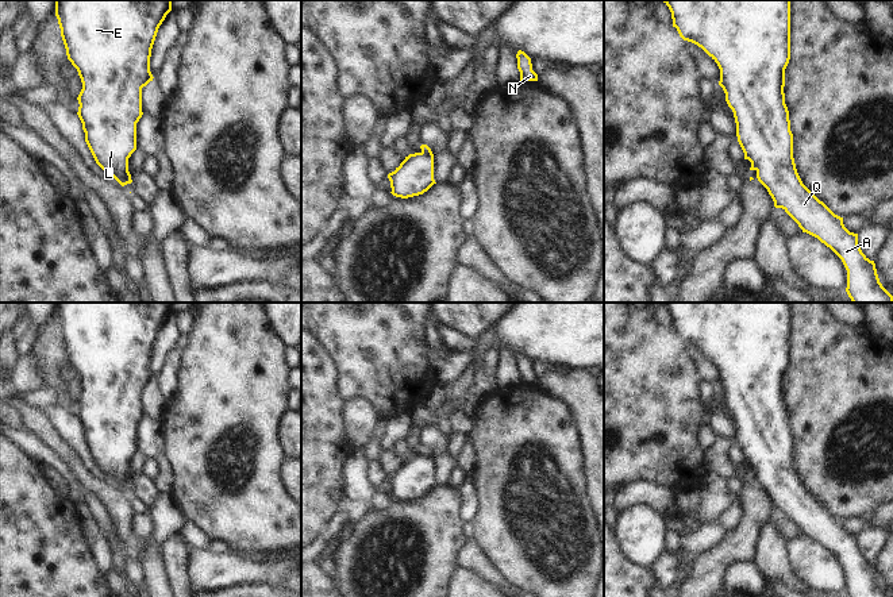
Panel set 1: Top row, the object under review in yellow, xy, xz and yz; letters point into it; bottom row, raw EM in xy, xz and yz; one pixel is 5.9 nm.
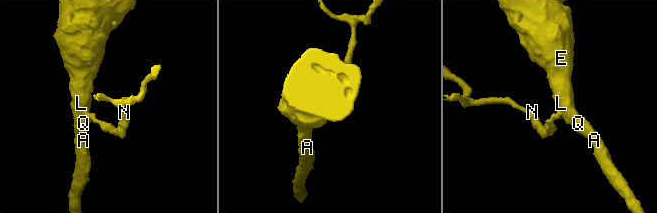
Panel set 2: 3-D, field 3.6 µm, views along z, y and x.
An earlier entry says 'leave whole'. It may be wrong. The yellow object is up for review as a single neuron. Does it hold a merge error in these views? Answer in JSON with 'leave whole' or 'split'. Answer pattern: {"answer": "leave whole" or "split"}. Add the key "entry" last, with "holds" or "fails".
{"answer": "split", "entry": "fails"}

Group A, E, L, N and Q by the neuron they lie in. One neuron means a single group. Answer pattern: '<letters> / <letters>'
A E L Q / N

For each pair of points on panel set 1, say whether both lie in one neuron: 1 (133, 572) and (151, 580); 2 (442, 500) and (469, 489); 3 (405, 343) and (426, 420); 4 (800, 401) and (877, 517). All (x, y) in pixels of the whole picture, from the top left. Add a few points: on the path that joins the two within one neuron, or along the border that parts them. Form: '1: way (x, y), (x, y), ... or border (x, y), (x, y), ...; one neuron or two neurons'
1: border (138, 557), (145, 582); two neurons
2: border (455, 489), (458, 517), (462, 522); two neurons
3: border (426, 401), (418, 403), (408, 412); two neurons
4: border (878, 507), (869, 516); two neurons

